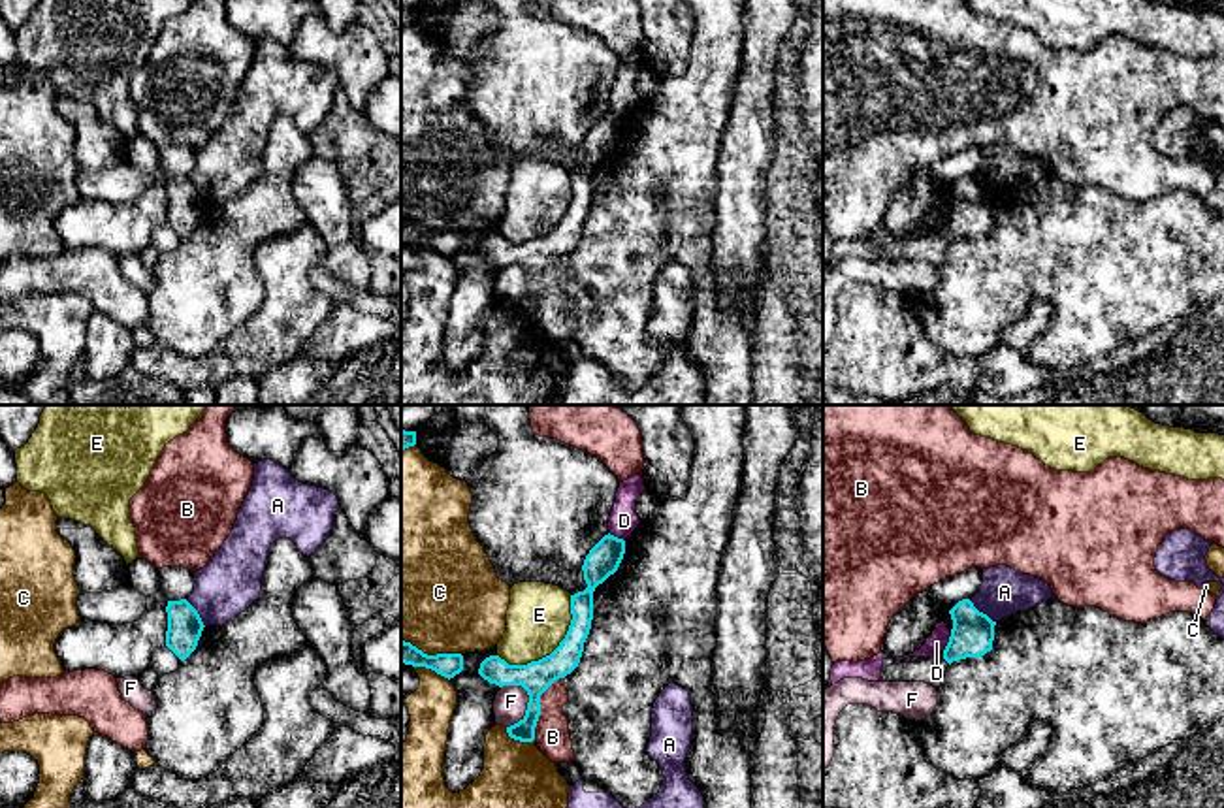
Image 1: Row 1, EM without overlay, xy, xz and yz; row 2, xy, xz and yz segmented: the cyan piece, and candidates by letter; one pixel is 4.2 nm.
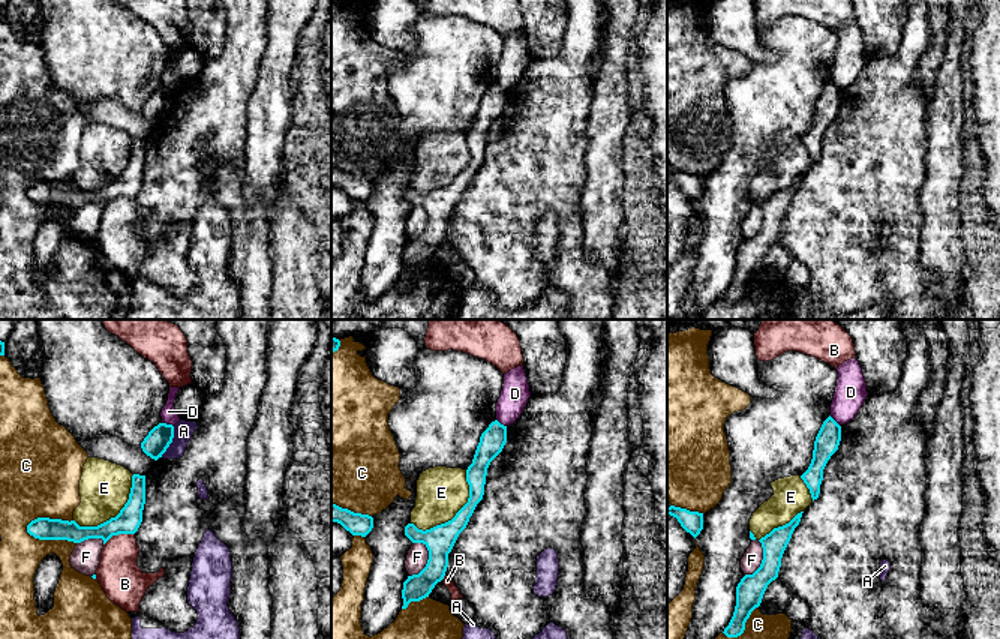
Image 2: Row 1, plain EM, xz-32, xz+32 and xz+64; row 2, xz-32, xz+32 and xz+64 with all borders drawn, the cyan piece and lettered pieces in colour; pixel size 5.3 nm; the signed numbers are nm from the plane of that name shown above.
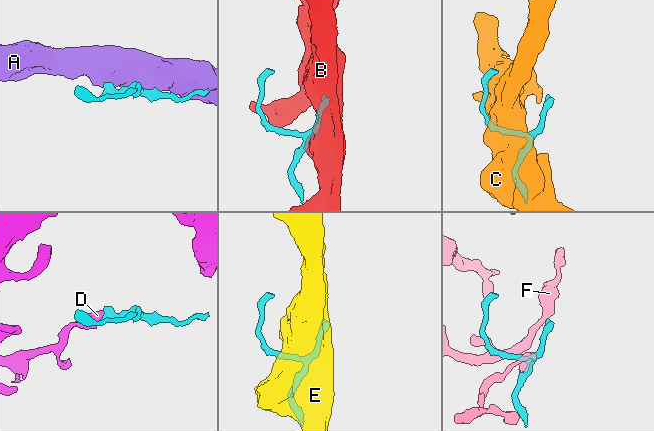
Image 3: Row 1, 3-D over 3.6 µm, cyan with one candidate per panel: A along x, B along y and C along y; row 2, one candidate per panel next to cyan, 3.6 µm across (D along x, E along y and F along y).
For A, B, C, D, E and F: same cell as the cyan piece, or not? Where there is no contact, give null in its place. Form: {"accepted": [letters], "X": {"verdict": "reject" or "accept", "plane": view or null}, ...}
{"accepted": [], "A": {"verdict": "reject", "plane": "yz"}, "B": {"verdict": "reject", "plane": "xz"}, "C": {"verdict": "reject", "plane": "xz"}, "D": {"verdict": "reject", "plane": "yz"}, "E": {"verdict": "reject", "plane": "xz"}, "F": {"verdict": "reject", "plane": "xz"}}

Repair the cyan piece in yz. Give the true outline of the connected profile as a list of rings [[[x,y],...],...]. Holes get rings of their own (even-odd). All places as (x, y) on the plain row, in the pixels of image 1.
[[[970,177],[958,179],[949,192],[953,207],[945,228],[902,239],[883,234],[881,260],[925,260],[938,267],[953,239],[981,235],[992,228],[996,200],[979,190]]]

